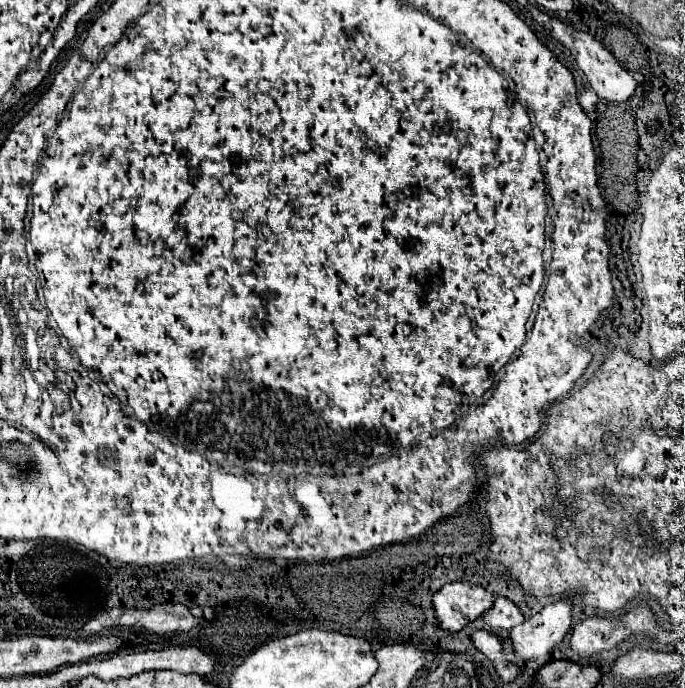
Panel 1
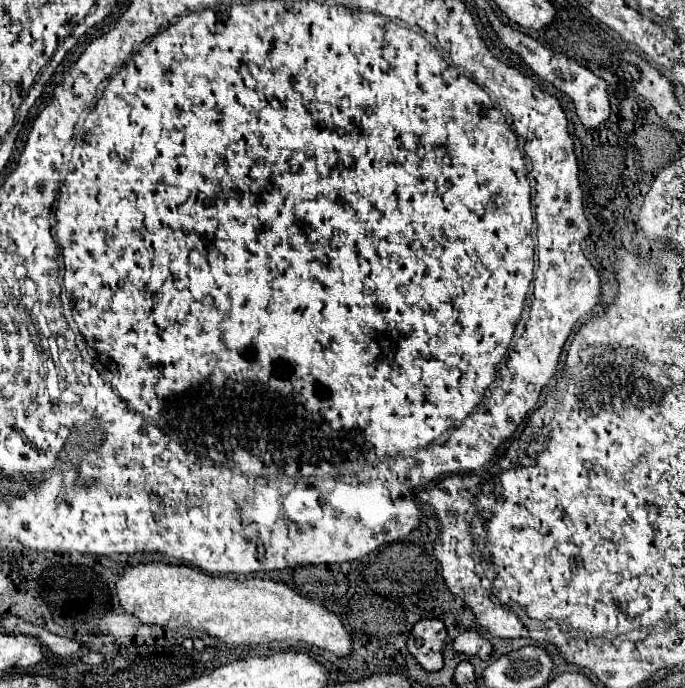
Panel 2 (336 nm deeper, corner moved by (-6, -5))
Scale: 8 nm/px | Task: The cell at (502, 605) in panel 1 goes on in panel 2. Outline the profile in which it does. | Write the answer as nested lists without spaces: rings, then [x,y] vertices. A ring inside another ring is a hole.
[[[465,631],[459,637],[455,637],[455,641],[451,643],[451,649],[457,655],[463,653],[467,657],[479,657],[483,661],[489,661],[491,657],[491,643],[475,631]]]

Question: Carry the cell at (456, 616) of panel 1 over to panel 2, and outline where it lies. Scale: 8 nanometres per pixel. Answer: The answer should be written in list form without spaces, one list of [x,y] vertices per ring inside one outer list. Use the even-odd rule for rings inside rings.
[[[423,619],[411,629],[407,637],[407,651],[425,671],[439,671],[443,667],[441,649],[445,645],[445,637],[445,625],[439,619]]]

